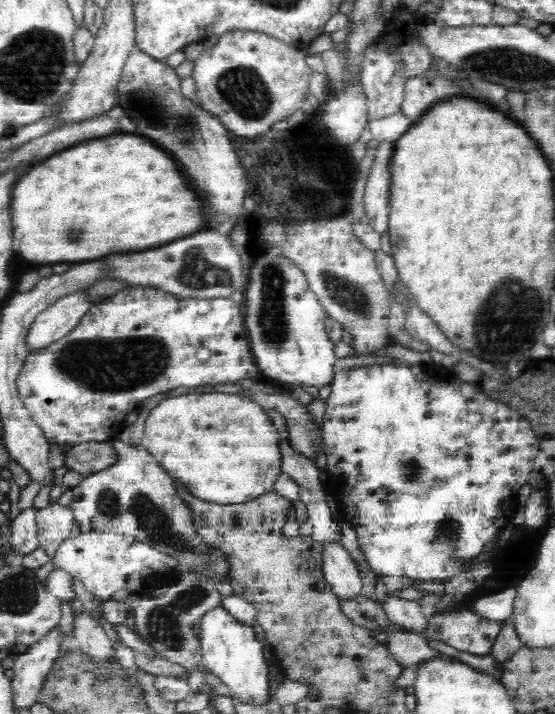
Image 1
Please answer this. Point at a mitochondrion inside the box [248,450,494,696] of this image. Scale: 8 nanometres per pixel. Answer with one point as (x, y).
(448, 533)

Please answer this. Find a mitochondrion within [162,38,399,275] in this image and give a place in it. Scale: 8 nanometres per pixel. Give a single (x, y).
(242, 88)

